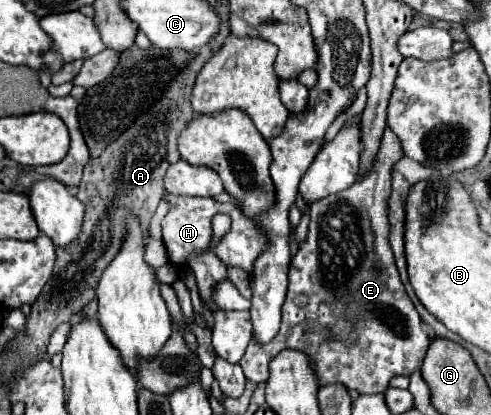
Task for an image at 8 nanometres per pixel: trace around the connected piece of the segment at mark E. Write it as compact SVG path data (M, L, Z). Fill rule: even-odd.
M386 127L370 173L360 183L354 183L350 189L328 195L310 205L308 237L290 263L288 293L282 305L280 331L268 343L268 347L258 347L254 341L250 341L250 347L240 361L246 379L254 383L266 381L270 375L270 361L284 349L304 351L308 355L320 387L342 383L358 393L384 393L392 377L410 377L416 369L420 369L432 337L404 291L388 243L388 199L392 191L392 171L402 157L404 151L398 143L398 137L390 127Z

